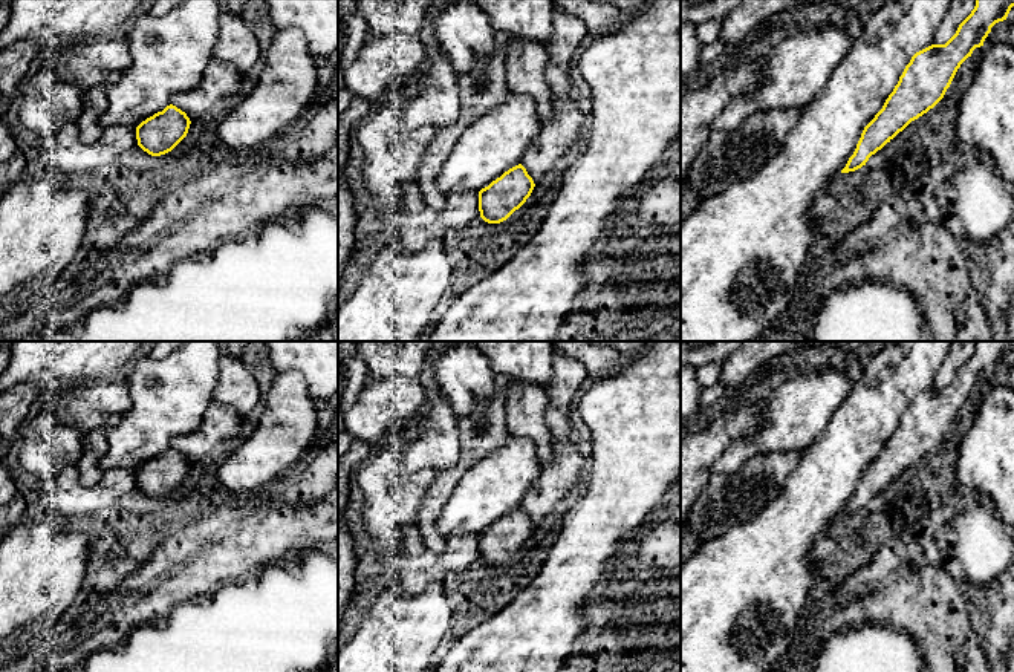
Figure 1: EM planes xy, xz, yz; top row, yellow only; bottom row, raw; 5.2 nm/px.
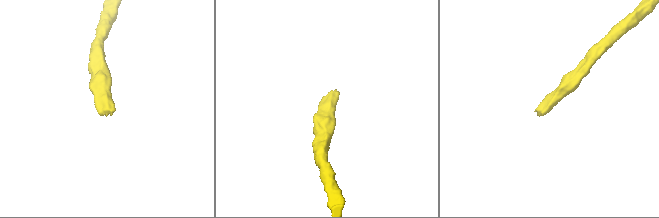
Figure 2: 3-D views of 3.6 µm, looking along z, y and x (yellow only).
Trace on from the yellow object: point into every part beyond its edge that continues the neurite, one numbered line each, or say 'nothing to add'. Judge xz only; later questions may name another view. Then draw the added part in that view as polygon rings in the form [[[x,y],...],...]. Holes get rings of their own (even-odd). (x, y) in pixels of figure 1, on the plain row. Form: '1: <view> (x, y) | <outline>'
nothing to add

